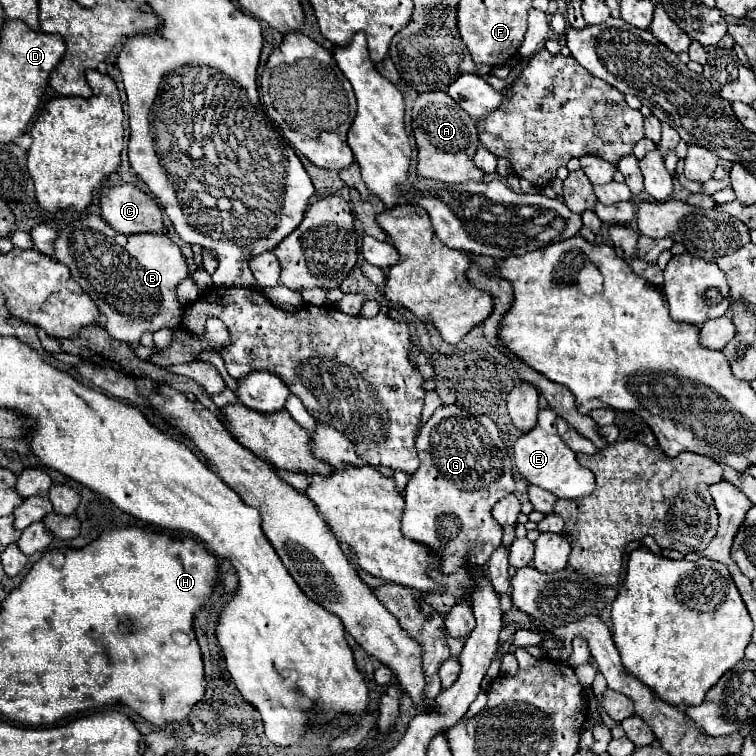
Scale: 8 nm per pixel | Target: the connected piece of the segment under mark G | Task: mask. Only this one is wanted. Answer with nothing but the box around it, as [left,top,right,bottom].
[402,406,514,574]

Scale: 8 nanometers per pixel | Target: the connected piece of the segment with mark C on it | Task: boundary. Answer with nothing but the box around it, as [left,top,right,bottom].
[102,184,162,234]

